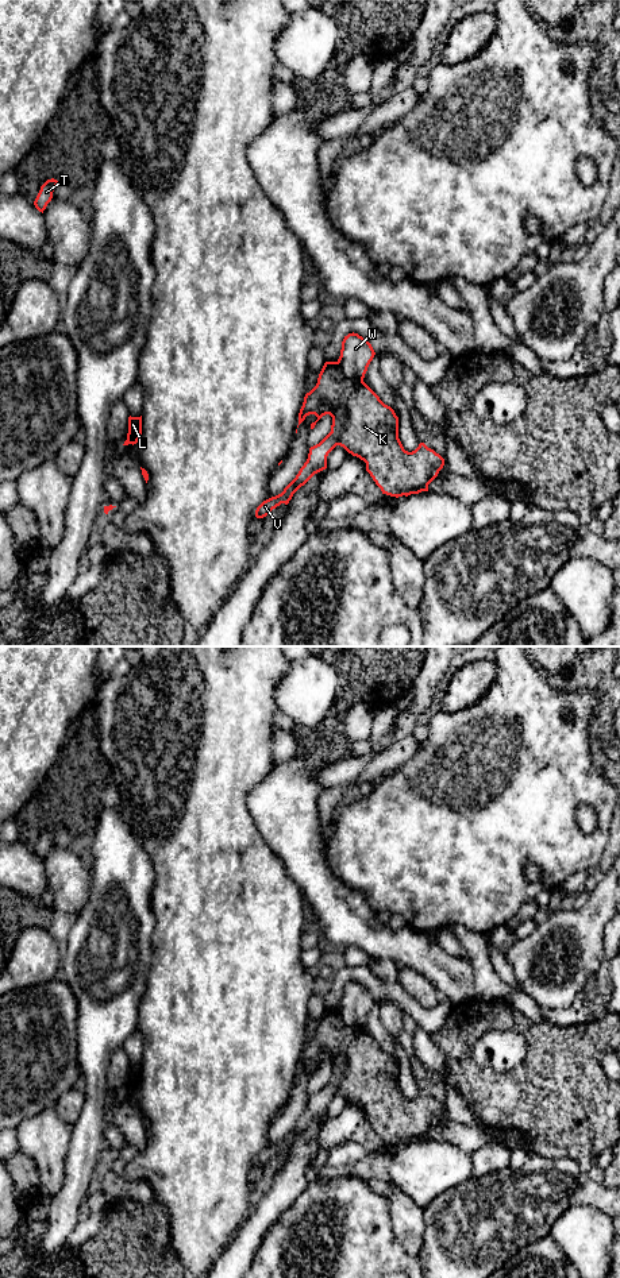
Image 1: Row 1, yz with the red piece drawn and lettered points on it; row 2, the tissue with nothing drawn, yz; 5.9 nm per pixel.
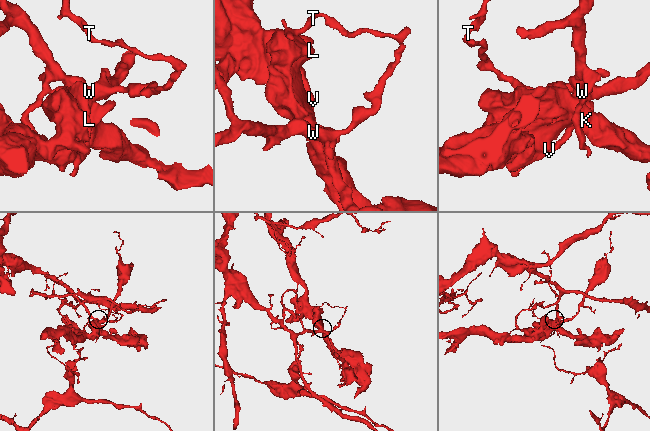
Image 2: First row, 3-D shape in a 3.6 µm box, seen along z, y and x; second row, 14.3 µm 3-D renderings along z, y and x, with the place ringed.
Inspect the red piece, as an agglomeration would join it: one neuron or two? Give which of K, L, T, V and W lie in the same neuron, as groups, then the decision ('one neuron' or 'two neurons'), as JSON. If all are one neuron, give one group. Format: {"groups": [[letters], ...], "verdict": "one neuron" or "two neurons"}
{"groups": [["K", "L"], ["T", "V", "W"]], "verdict": "two neurons"}

